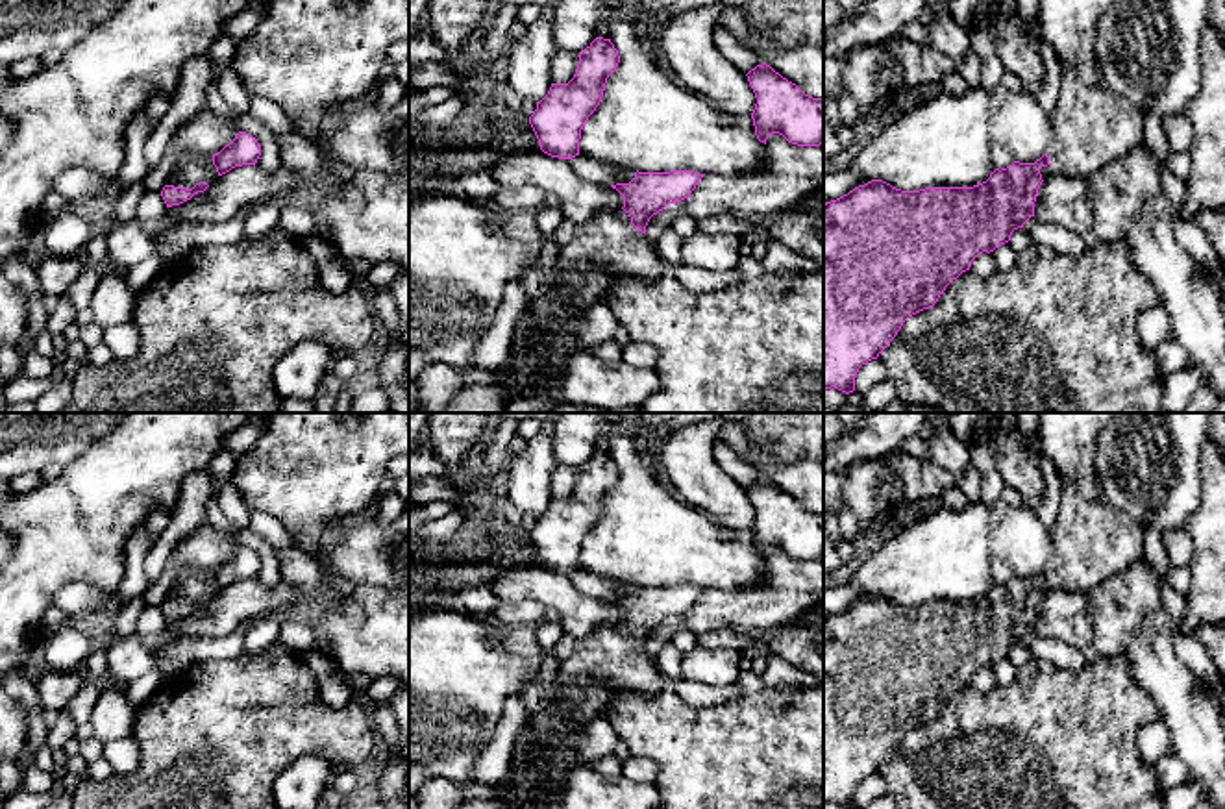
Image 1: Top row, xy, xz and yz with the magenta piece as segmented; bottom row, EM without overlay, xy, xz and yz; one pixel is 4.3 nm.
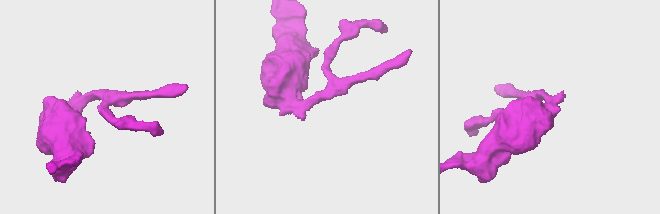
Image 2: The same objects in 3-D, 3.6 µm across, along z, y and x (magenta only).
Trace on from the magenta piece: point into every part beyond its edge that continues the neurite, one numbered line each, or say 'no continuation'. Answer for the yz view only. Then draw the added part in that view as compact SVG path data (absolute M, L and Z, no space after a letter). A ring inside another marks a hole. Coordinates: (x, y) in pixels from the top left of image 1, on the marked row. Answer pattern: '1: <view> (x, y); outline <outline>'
1: yz (1092, 126); outline M1062 68L1051 126L1042 180L1057 174L1088 180L1144 141L1145 111L1105 83L1086 85L1071 68Z

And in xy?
1: xy (193, 167); outline M183 150L167 180L167 185L192 189L200 181L211 185L217 178L218 172L213 165L213 154Z

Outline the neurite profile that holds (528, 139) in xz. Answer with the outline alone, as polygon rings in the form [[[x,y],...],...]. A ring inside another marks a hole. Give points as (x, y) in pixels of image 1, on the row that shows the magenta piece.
[[[511,118],[505,120],[505,126],[513,128],[520,135],[520,150],[524,154],[527,152],[542,152],[538,139],[529,124],[529,118],[520,118],[518,122],[513,122]]]

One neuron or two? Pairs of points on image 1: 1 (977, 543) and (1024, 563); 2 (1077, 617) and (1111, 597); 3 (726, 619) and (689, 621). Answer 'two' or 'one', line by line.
1: two
2: two
3: one

